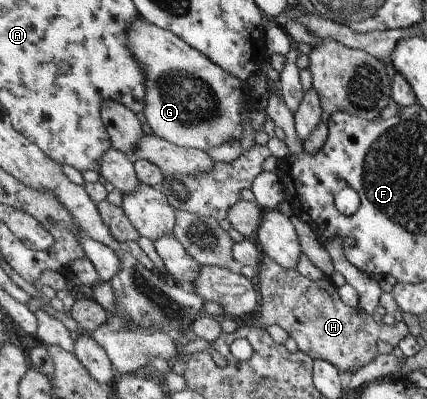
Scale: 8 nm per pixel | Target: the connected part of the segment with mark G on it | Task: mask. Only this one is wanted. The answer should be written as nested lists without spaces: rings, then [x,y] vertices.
[[[140,16],[130,23],[127,35],[127,45],[145,78],[145,105],[142,112],[156,136],[179,147],[203,151],[230,139],[240,141],[242,138],[242,107],[246,106],[248,97],[242,91],[241,80],[228,74],[199,50],[184,42],[182,38],[169,30],[150,24]]]

